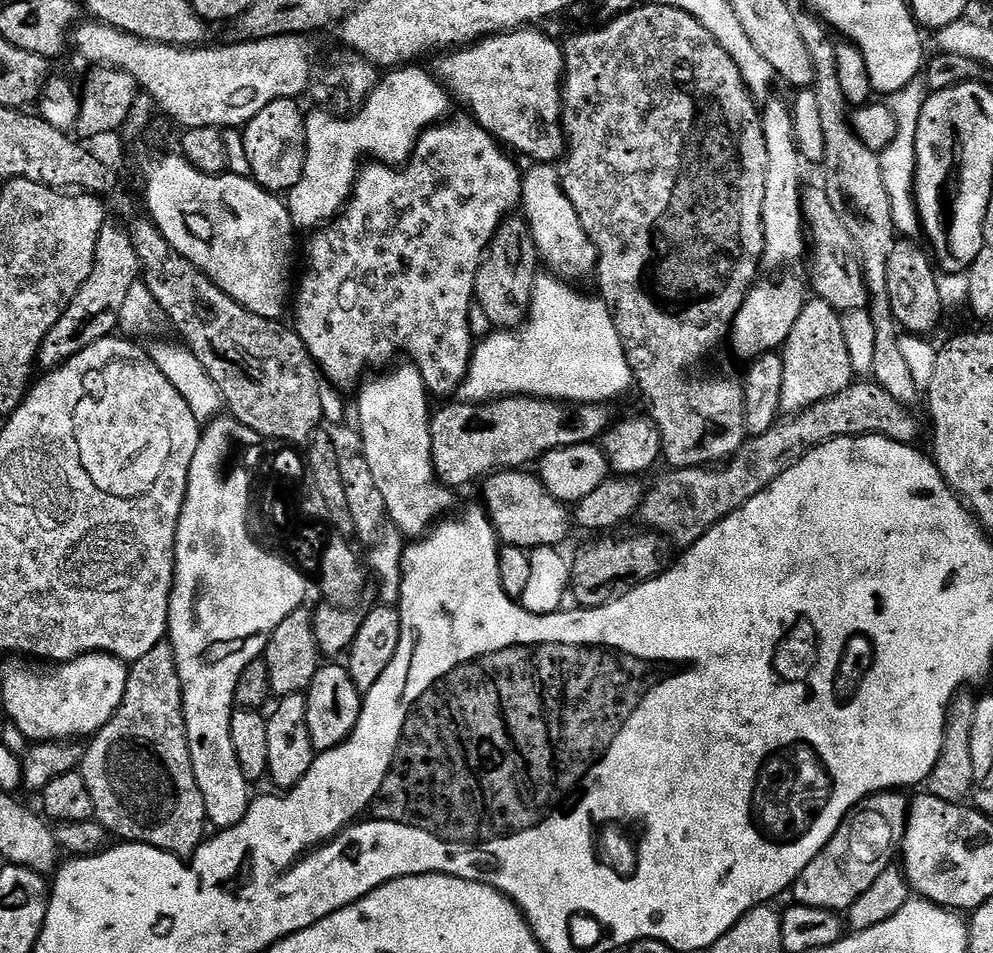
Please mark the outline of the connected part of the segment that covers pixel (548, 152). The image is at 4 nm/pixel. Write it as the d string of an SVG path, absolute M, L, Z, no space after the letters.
M525 26L485 36L471 46L445 51L435 57L434 72L455 99L457 96L468 103L467 111L472 119L477 120L501 145L507 146L513 153L521 152L522 155L529 156L529 161L552 164L559 161L566 151L562 127L564 49L538 29L536 26Z

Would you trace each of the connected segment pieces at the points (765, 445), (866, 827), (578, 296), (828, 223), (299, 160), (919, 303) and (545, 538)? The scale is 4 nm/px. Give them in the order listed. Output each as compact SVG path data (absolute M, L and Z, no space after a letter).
M853 382L849 388L842 390L842 394L834 394L805 412L795 413L791 418L784 418L777 422L770 430L761 436L745 439L744 444L727 461L726 466L701 466L699 468L678 468L665 471L665 476L656 485L649 487L644 494L644 501L640 503L638 520L645 529L651 530L671 542L677 549L687 550L699 542L713 526L736 512L743 504L750 502L762 490L770 487L787 468L794 466L804 457L806 450L817 448L828 440L837 440L847 436L885 436L894 442L915 445L920 436L920 424L916 421L913 409L909 405L898 402L882 390L882 386L875 382L860 384Z
M889 790L868 796L860 804L855 804L848 817L838 826L838 830L822 846L822 850L802 870L796 883L790 889L791 899L797 904L811 908L821 908L837 914L847 913L849 908L874 886L874 881L882 870L893 867L895 858L904 842L904 828L908 824L910 800L903 791Z
M551 274L537 275L532 287L532 304L519 328L496 330L472 349L472 361L468 363L467 383L492 384L491 395L539 396L541 400L571 402L573 405L604 404L633 387L632 371L626 362L618 330L612 321L610 310L595 295L583 296L579 287Z
M805 187L800 198L800 207L804 209L804 222L806 225L806 236L810 241L810 256L812 252L812 261L808 264L808 276L810 288L814 291L815 299L824 300L836 312L847 314L847 312L860 312L869 307L868 287L864 281L864 268L860 265L860 258L856 255L854 238L850 238L850 230L846 230L842 218L834 211L834 206L830 198L824 193L823 187L816 188Z
M295 99L270 102L266 110L258 110L258 114L254 114L254 118L250 118L250 122L242 129L246 142L246 158L250 158L251 179L267 192L286 194L294 186L298 186L302 170L306 166L306 112L296 104L299 103Z
M897 239L890 250L890 258L886 266L886 282L896 323L905 333L922 332L915 336L904 334L900 338L902 354L906 354L906 366L910 366L910 374L914 376L920 376L920 354L922 354L922 341L925 339L920 334L932 334L928 332L934 331L939 326L940 315L944 312L940 284L936 281L937 269L934 267L933 257L927 251L925 252L908 240Z
M501 469L485 479L483 503L497 539L505 547L514 545L525 550L559 547L572 531L569 509L553 498L537 475L526 473L519 469Z

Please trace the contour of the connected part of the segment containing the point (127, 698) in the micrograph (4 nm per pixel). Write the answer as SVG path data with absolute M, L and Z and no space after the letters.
M161 642L154 646L147 654L142 654L142 658L131 661L128 669L128 681L126 682L126 694L122 698L120 708L112 715L110 722L102 726L95 736L91 737L90 743L84 748L84 758L80 761L78 769L81 778L86 782L86 790L90 790L90 798L94 798L95 819L113 837L119 838L124 842L133 844L149 844L151 848L157 848L163 852L170 852L173 856L181 858L191 857L192 853L204 843L206 833L204 828L208 824L208 815L206 814L206 802L202 798L202 790L198 790L198 782L194 778L194 766L190 758L190 746L188 745L188 735L186 734L186 718L184 717L184 695L180 689L180 679L176 669L176 659L171 643Z

